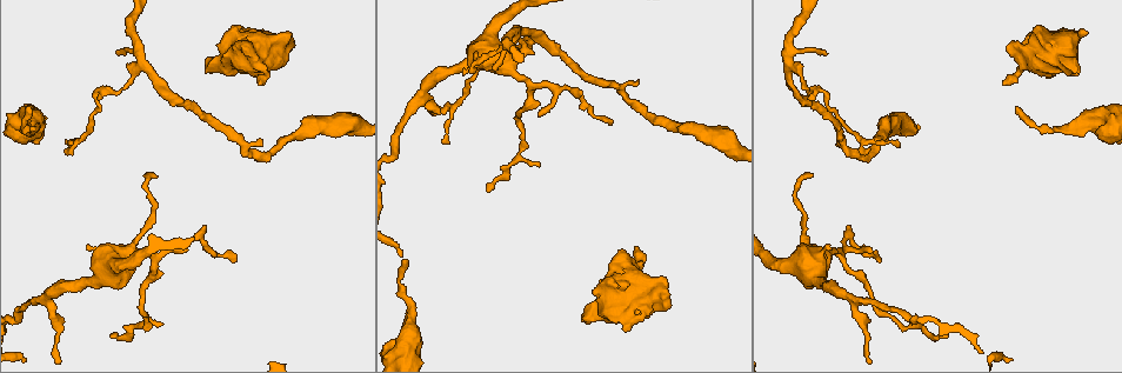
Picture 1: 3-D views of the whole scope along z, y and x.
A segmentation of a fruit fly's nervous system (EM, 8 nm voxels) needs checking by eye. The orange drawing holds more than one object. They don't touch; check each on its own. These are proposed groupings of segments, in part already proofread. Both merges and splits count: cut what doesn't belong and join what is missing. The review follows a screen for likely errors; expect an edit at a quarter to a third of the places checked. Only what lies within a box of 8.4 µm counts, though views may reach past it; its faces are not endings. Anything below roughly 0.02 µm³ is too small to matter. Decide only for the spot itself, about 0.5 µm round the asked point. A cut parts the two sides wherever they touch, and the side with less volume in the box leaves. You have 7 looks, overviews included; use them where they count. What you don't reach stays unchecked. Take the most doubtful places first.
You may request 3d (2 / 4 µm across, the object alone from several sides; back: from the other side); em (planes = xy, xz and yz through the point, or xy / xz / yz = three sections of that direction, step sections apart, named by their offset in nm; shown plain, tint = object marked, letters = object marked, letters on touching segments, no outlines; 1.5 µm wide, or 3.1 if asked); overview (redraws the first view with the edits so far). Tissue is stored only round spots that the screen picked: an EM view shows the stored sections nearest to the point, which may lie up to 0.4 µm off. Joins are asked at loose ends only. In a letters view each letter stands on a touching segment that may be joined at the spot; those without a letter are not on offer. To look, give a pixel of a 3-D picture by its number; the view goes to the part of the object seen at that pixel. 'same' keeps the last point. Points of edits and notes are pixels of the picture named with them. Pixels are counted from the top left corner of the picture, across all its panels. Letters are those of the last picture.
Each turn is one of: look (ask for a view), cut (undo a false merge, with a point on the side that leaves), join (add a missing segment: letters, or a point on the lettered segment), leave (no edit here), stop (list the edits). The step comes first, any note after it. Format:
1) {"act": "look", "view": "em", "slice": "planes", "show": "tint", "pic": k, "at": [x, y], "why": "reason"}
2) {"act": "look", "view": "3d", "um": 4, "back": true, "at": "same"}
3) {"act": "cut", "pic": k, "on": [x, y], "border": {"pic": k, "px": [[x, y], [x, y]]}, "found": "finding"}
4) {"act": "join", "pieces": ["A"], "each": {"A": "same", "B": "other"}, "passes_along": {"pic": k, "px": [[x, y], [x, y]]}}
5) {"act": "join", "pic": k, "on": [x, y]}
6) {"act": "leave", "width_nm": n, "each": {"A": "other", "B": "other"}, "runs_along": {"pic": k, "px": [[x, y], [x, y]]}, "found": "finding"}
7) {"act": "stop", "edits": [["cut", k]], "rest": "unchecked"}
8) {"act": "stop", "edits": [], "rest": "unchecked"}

{"act": "look", "view": "em", "slice": "xy", "step": 8, "show": "letters", "pic": 1, "at": [626, 331]}

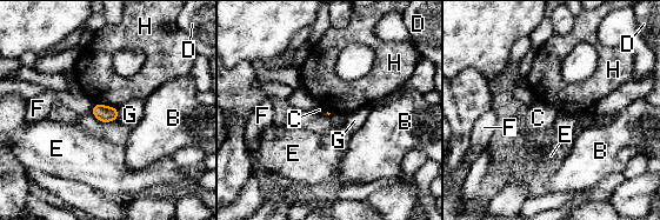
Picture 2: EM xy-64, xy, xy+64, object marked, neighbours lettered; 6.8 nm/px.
{"act": "leave", "each": {"B": "other", "C": "other", "D": "other", "E": "other", "F": "other", "G": "other", "H": "other"}, "border": {"pic": 2, "px": [[94, 104], [104, 104], [117, 110]]}, "found": "no lettered segment goes on from it"}

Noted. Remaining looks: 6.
{"act": "look", "view": "em", "slice": "planes", "show": "letters", "pic": 1, "at": [404, 259]}

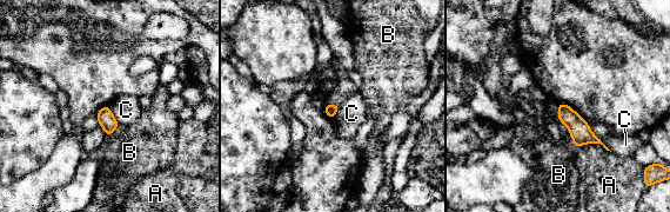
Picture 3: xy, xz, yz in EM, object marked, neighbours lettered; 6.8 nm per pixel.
{"act": "leave", "each": {"A": "other", "B": "other", "C": "other"}, "border": {"pic": 3, "px": [[584, 120], [590, 130], [611, 151]]}, "found": "no lettered segment goes on from it"}

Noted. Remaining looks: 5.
{"act": "look", "view": "3d", "um": 4, "pic": 1, "at": [231, 261], "why": "thin end"}

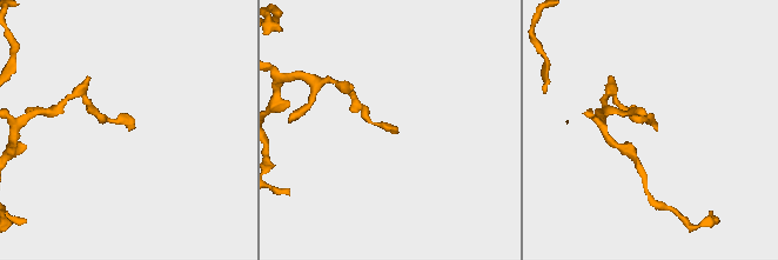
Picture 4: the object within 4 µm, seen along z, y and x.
{"act": "look", "view": "em", "slice": "yz", "step": 8, "show": "letters", "pic": 4, "at": [392, 133], "why": "now the EM"}

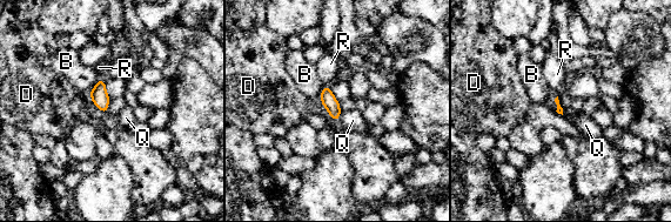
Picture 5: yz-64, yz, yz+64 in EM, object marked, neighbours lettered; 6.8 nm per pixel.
{"act": "leave", "longest_contact_nm": ["B", 130], "each": {"B": "other", "D": "other", "Q": "other", "R": "other"}, "found": "no lettered segment goes on from it"}

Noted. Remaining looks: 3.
{"act": "stop", "edits": [], "rest": "unchecked"}

